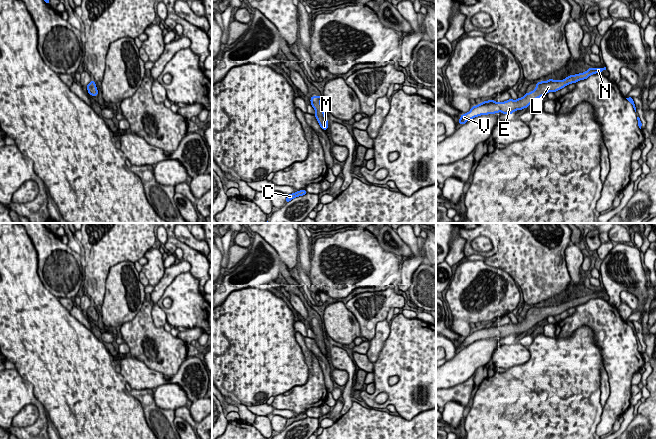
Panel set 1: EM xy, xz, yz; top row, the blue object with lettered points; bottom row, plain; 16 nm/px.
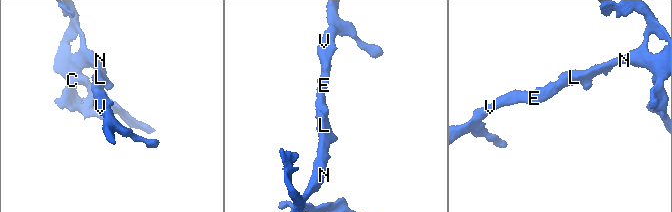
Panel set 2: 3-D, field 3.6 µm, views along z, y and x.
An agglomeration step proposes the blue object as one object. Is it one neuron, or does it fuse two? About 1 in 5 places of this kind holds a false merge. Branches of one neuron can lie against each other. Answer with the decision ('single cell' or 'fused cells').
single cell

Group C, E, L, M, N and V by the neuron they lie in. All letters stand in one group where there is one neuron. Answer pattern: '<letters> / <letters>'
C E L M N V

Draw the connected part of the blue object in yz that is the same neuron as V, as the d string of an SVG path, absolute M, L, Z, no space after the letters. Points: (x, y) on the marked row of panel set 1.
M606 67L589 68L584 73L575 74L573 76L570 75L564 80L549 79L546 82L538 82L536 83L536 88L532 92L524 94L522 98L518 98L517 100L509 99L504 102L495 102L491 99L484 101L473 106L468 113L462 114L458 123L463 125L477 116L495 114L498 112L502 112L503 114L512 114L516 110L527 108L539 97L547 95L548 92L554 93L571 83L576 83L577 81L587 79L590 75L601 73L603 70L606 70Z

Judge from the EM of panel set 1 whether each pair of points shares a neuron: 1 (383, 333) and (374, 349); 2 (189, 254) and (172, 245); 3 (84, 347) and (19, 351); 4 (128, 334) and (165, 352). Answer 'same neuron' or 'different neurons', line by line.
1: same neuron
2: same neuron
3: same neuron
4: same neuron

